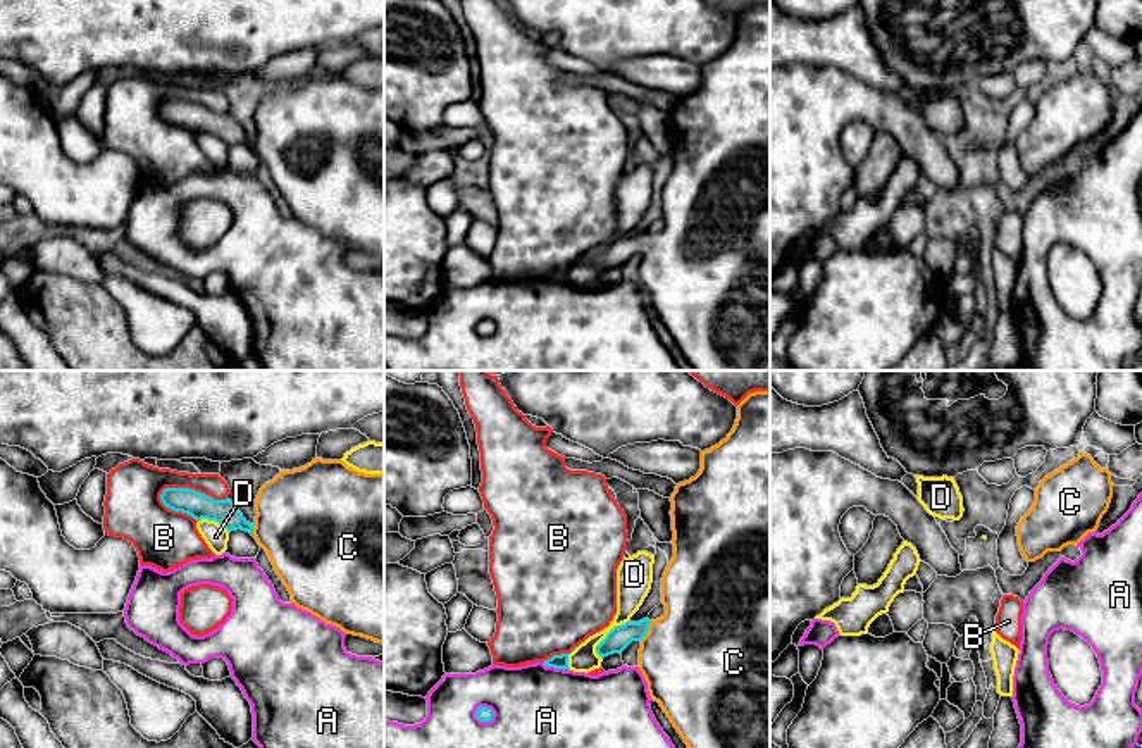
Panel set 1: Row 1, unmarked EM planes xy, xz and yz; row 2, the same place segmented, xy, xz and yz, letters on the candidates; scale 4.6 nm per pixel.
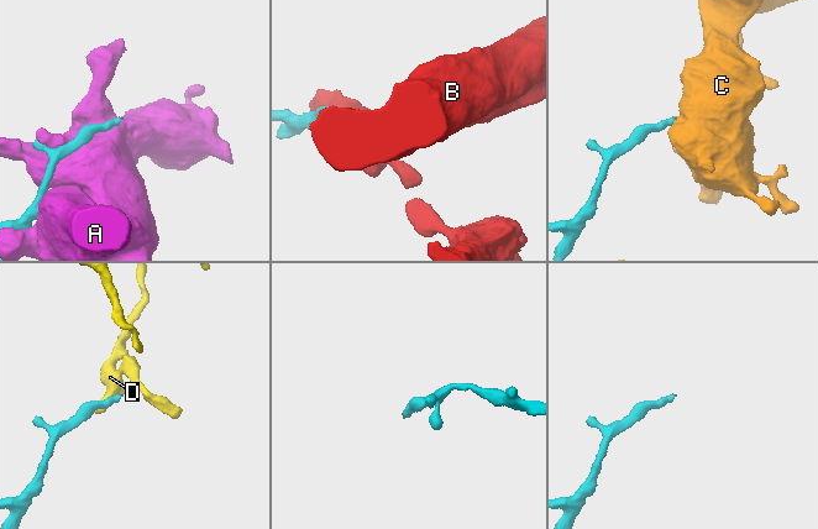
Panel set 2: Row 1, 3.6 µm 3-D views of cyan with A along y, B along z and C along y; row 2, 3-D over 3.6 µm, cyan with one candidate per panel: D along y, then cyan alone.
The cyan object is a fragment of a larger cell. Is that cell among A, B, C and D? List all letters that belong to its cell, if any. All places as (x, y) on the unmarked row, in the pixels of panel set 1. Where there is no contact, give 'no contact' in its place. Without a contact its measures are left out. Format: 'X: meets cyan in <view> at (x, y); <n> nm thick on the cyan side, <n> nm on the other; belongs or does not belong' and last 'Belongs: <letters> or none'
A: meets cyan in xz at (484, 321); 70 nm thick on the cyan side, 420 nm on the other; does not belong
B: meets cyan in xy at (193, 104); 120 nm thick on the cyan side, 260 nm on the other; does not belong
C: meets cyan in xz at (646, 245); 110 nm thick on the cyan side, 480 nm on the other; belongs
D: meets cyan in xz at (607, 250); 110 nm thick on the cyan side, 140 nm on the other; does not belong
Belongs: C

